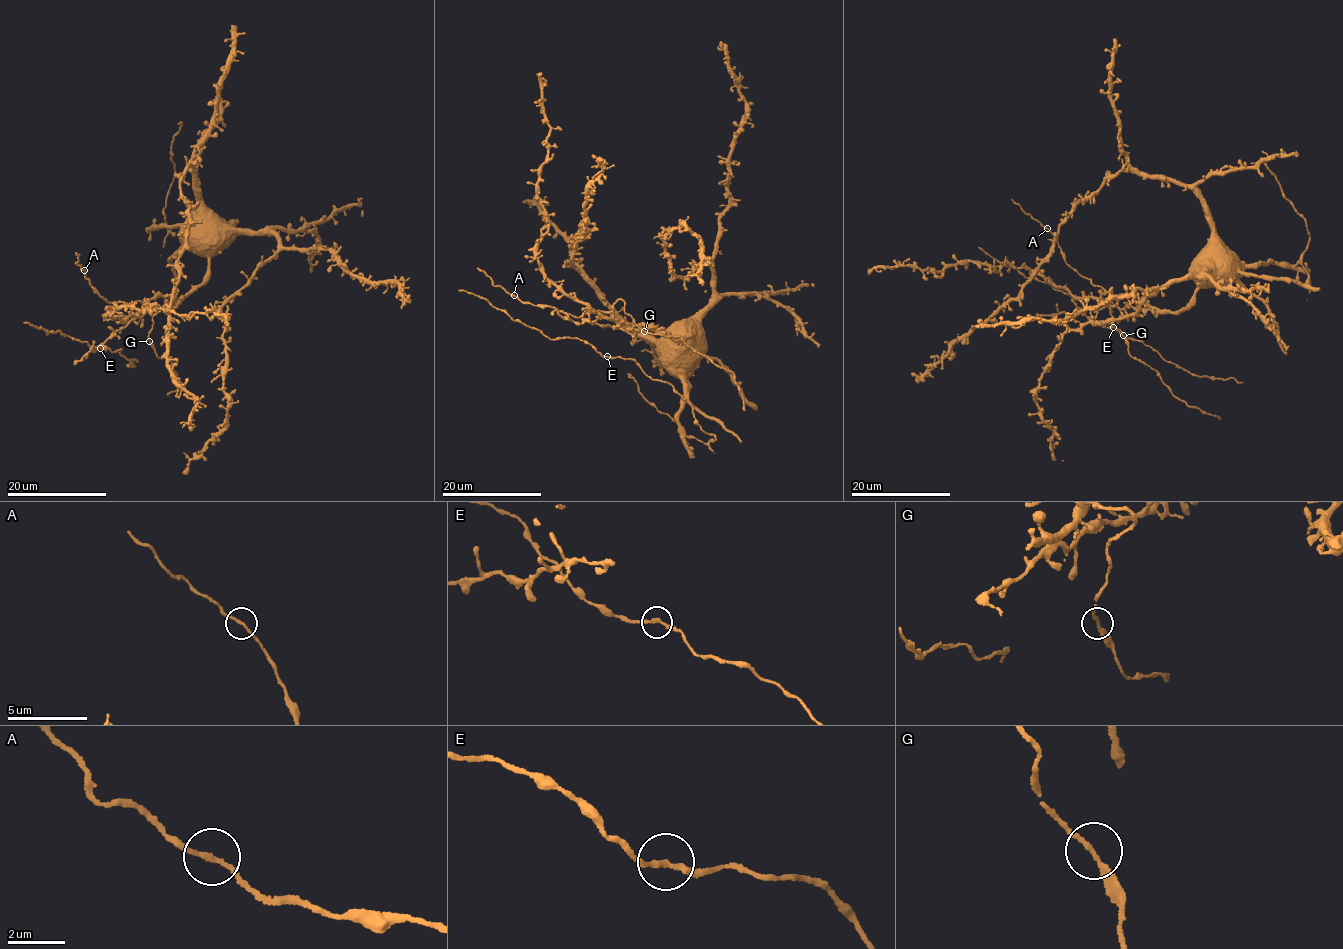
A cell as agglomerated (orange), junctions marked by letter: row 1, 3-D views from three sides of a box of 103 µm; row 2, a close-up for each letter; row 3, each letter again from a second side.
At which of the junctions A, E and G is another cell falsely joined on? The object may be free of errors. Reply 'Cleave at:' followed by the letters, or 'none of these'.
Cleave at: none of these

